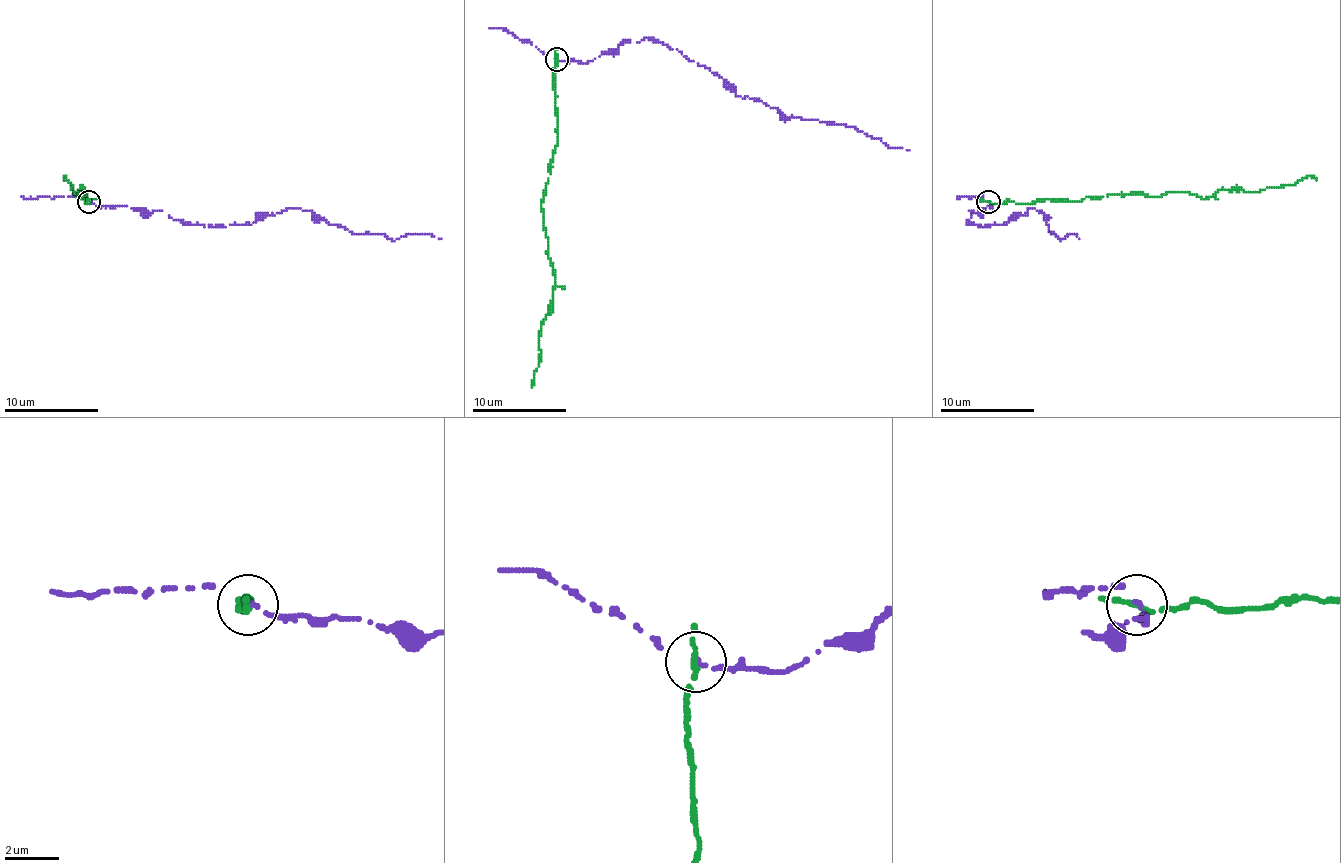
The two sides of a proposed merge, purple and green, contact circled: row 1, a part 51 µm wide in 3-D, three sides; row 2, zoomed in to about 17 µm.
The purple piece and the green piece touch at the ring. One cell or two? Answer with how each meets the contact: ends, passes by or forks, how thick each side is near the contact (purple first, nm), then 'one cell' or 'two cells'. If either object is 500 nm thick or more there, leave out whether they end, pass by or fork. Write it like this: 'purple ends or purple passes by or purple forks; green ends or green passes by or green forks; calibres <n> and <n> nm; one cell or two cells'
purple ends; green passes by; calibres 190 and 180 nm; two cells

